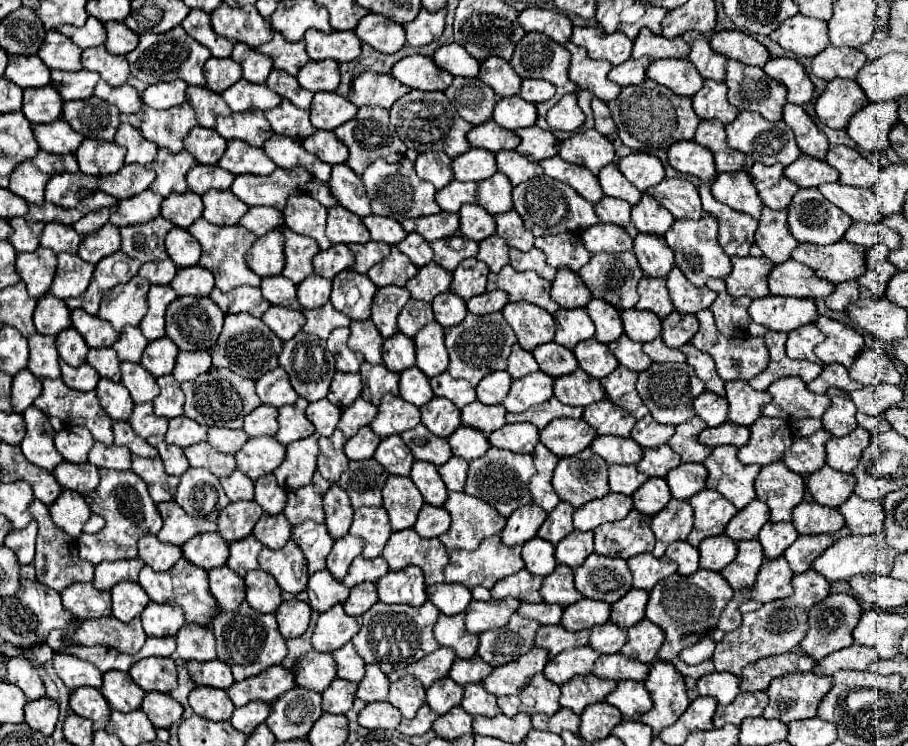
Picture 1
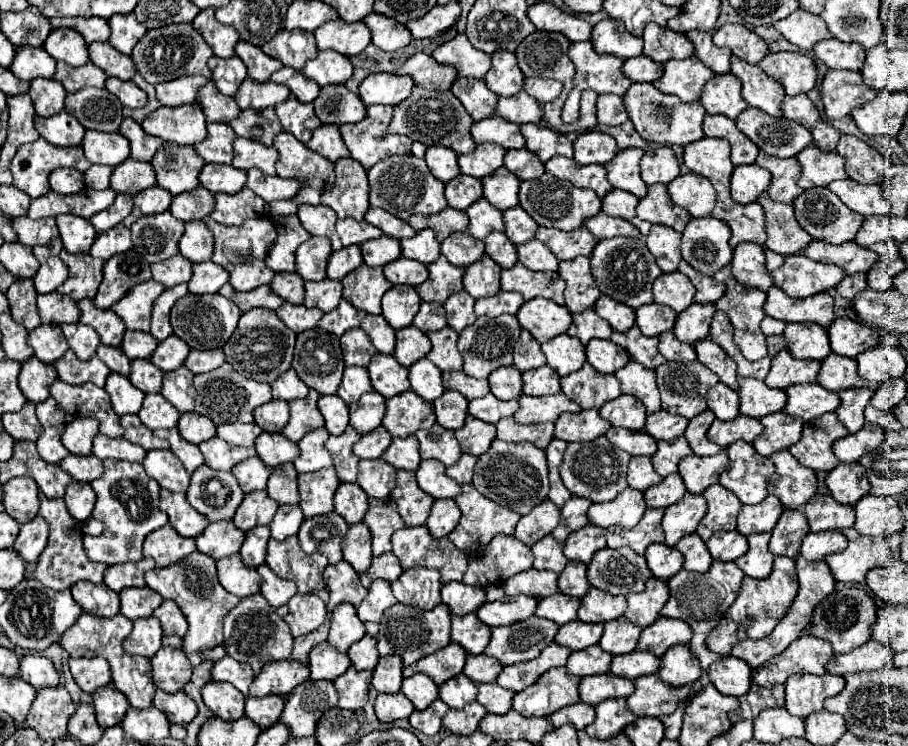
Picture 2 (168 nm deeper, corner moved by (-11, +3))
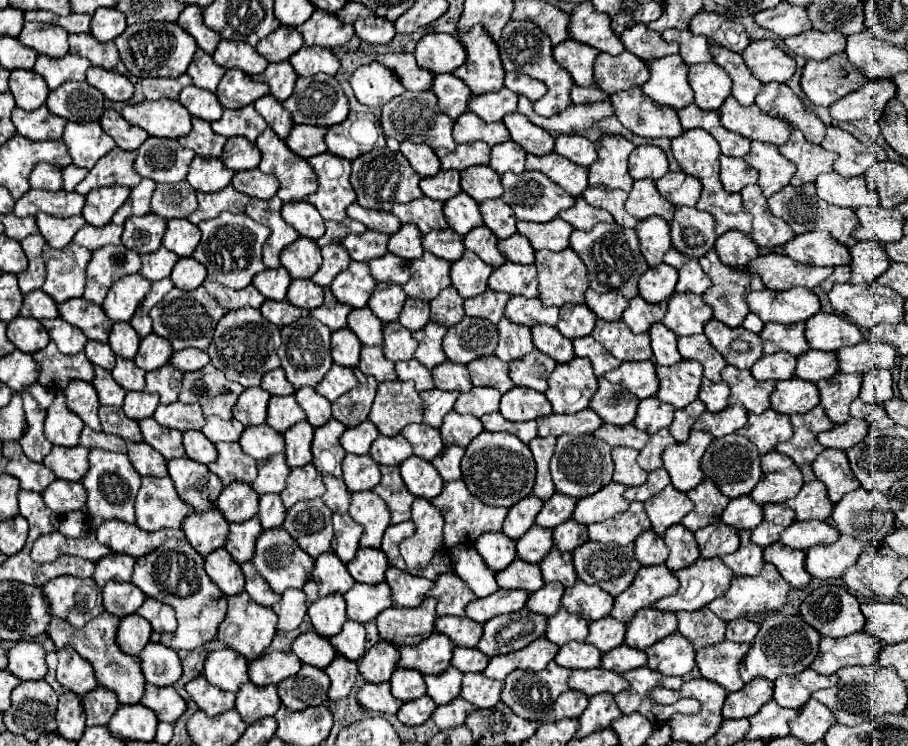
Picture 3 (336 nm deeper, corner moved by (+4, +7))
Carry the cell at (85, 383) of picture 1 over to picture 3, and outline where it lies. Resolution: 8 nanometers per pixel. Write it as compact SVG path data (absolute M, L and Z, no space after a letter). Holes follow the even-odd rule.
M50 342L44 350L34 352L32 358L40 364L38 384L46 388L64 390L72 380L84 380L84 382L94 380L94 366L92 362L88 362L84 352L66 356L56 348L54 342Z

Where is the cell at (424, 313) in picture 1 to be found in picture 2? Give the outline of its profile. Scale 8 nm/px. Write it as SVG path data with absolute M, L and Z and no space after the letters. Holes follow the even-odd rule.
M421 302L421 308L413 318L413 326L417 326L425 334L445 328L447 322L445 322L443 304L439 304L439 302Z

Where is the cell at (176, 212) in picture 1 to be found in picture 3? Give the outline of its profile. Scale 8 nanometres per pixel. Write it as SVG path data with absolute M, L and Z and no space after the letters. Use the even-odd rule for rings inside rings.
M186 180L176 184L156 184L156 192L152 196L152 214L162 216L164 220L188 218L196 206L196 192Z

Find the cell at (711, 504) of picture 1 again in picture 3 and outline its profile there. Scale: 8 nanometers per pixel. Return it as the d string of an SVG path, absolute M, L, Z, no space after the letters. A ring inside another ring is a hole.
M702 480L696 488L688 492L688 498L694 502L694 508L692 512L688 512L682 524L692 532L720 522L720 516L728 504L728 498L720 494L712 480Z

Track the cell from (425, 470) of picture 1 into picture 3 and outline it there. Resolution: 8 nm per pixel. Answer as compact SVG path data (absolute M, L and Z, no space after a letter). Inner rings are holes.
M410 456L408 460L404 460L400 464L400 474L414 496L432 500L442 492L444 482L440 474L436 474L436 468L420 456Z

